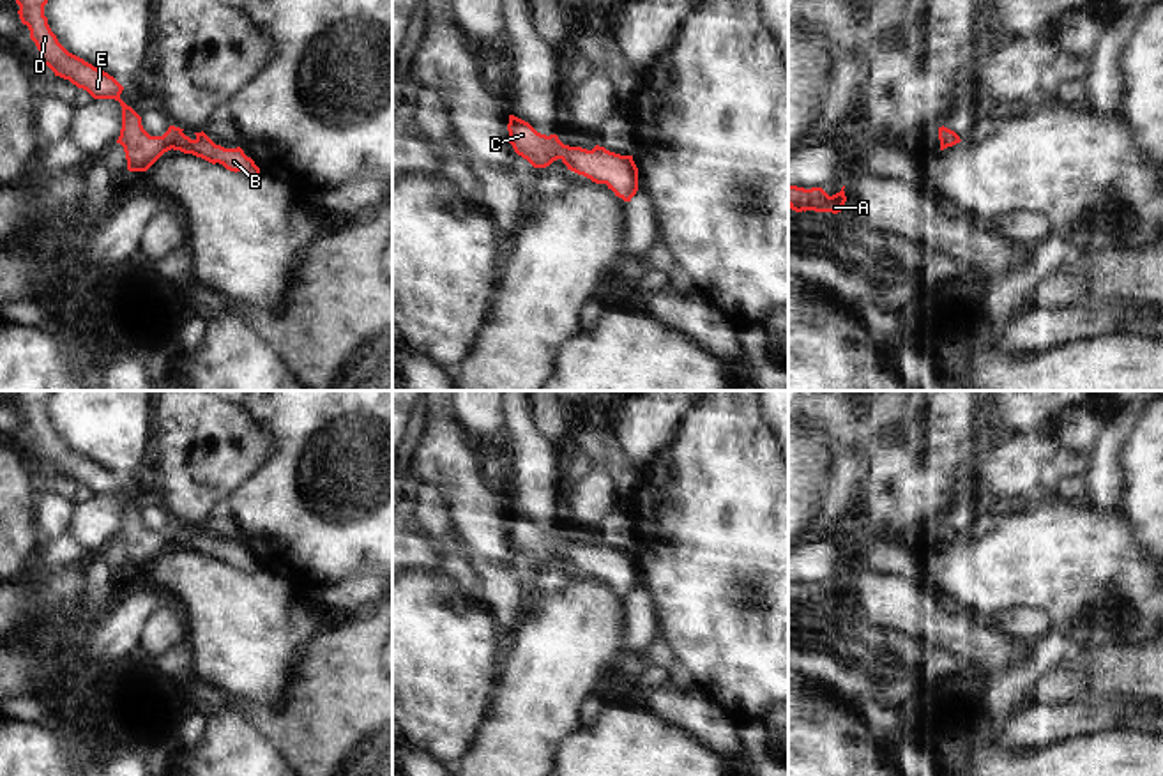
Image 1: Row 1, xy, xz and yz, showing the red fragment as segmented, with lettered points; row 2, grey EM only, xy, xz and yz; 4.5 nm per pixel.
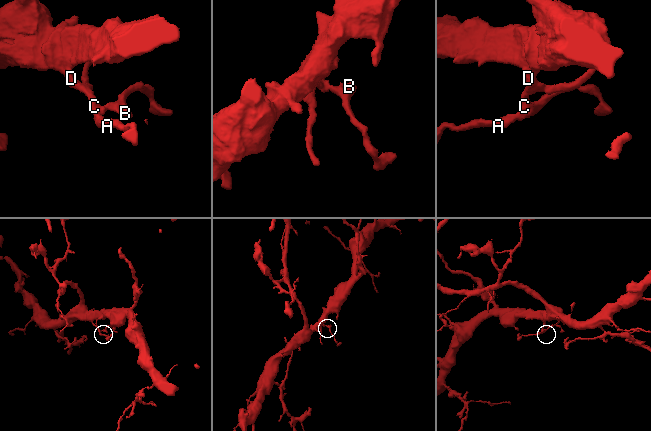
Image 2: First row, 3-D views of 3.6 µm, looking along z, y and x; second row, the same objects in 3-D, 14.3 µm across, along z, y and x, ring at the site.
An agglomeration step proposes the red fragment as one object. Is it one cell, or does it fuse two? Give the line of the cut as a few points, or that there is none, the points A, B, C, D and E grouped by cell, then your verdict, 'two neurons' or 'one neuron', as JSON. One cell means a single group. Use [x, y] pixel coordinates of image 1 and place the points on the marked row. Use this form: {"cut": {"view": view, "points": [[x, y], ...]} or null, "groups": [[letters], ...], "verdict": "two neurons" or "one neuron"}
{"cut": null, "groups": [["A", "B", "C", "D", "E"]], "verdict": "one neuron"}

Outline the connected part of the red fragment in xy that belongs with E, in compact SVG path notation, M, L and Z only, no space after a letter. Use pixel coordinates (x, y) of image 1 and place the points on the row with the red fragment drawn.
M16 0L16 4L19 5L19 19L28 27L30 39L41 53L41 64L48 65L55 76L87 90L94 99L115 99L120 103L122 129L117 143L124 147L129 171L147 171L164 152L173 148L212 164L219 163L230 171L242 171L247 179L262 175L260 168L240 147L224 148L216 145L203 131L194 133L196 138L191 140L182 133L184 129L170 126L163 136L150 136L141 126L141 117L120 99L124 87L113 76L69 53L58 42L44 16L48 0Z

